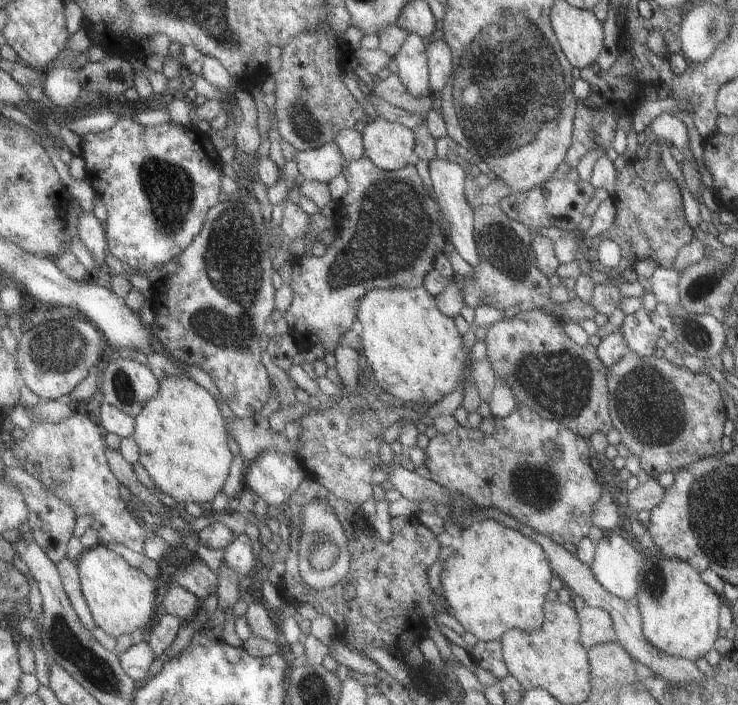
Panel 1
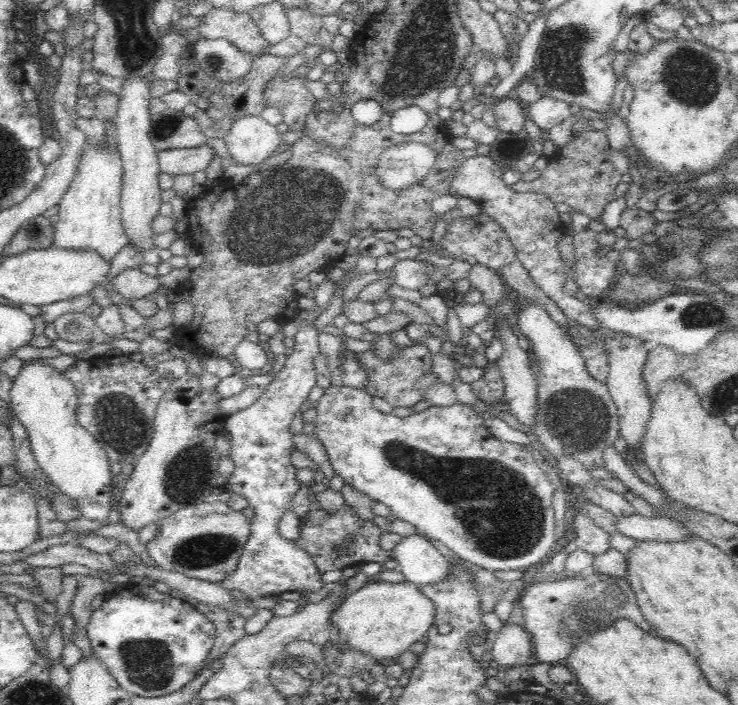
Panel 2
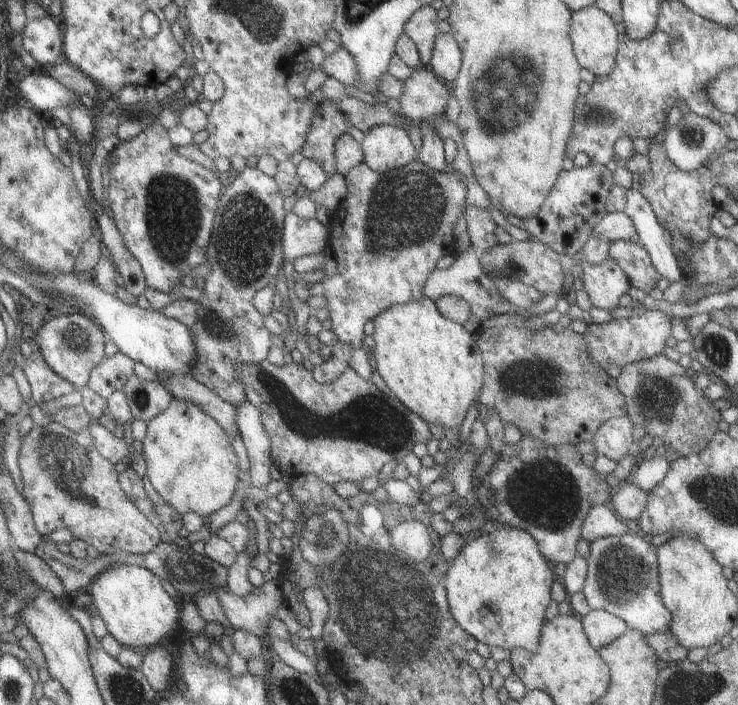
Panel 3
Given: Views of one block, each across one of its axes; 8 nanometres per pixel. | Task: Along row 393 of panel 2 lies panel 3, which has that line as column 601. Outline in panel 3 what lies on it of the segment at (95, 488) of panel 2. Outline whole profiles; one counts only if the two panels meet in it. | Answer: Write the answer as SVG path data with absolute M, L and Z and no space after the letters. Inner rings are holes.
M589 5L572 12L568 36L575 60L581 68L585 68L595 77L605 76L613 68L618 34L614 22L602 10Z

